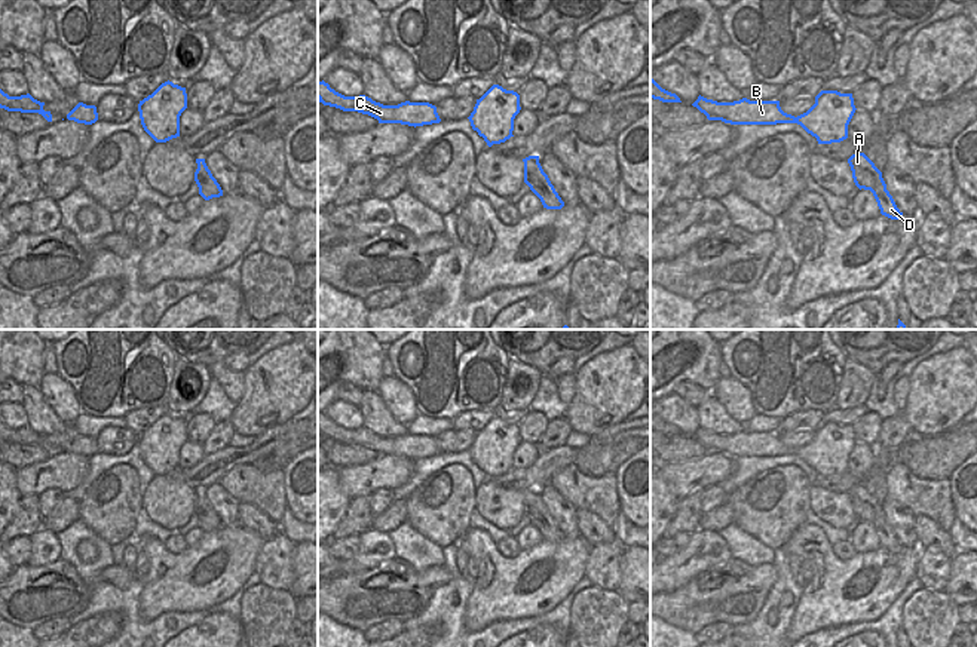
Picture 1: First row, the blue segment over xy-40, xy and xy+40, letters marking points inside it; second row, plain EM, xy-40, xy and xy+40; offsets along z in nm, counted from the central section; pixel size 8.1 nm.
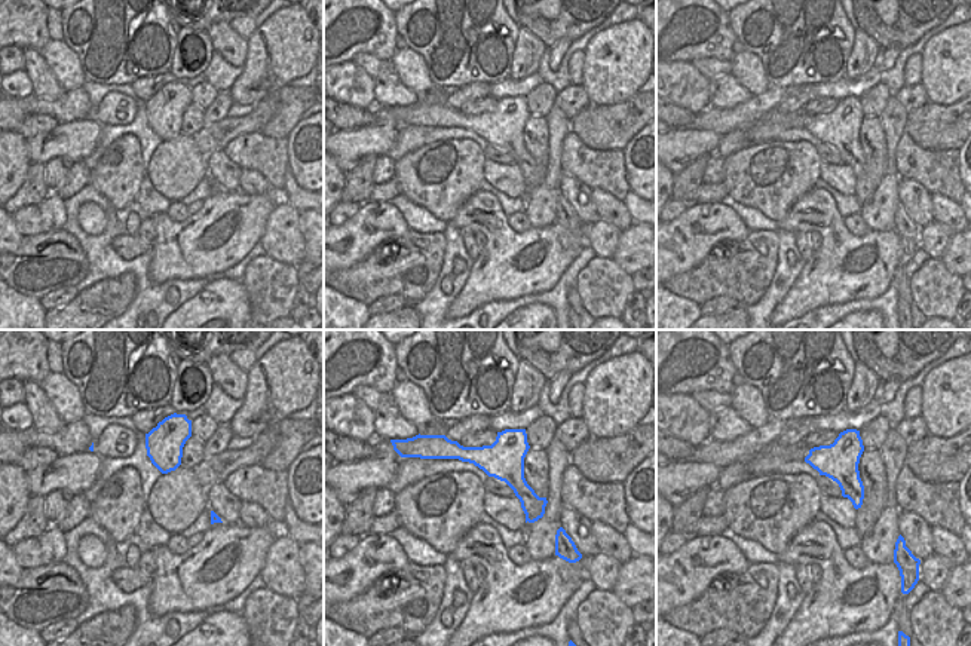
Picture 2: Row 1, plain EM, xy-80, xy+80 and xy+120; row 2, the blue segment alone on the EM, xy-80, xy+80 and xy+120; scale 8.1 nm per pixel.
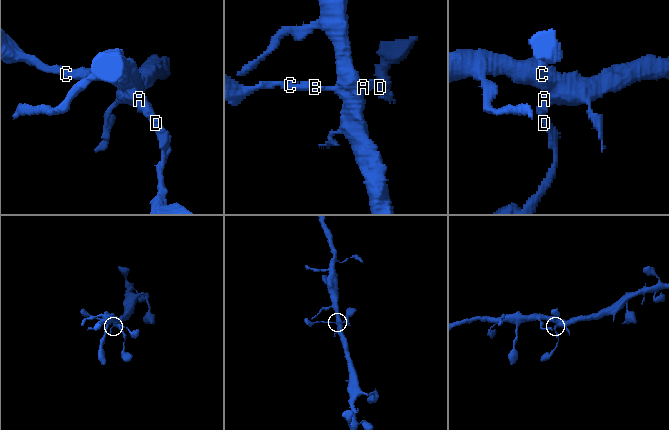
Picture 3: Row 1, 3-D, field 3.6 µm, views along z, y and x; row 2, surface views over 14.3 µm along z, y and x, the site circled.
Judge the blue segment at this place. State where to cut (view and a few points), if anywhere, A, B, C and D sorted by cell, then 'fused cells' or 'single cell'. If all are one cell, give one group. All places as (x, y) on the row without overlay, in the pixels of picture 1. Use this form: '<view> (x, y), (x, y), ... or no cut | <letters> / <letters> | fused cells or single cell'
no cut | A B C D | single cell

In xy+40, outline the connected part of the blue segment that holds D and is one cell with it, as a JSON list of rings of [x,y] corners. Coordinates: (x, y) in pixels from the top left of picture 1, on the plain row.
[[[855,485],[848,491],[852,503],[855,518],[861,522],[870,522],[878,534],[880,546],[891,551],[900,552],[903,545],[897,540],[892,528],[886,522],[886,516],[882,510],[882,505],[875,496],[864,487]]]

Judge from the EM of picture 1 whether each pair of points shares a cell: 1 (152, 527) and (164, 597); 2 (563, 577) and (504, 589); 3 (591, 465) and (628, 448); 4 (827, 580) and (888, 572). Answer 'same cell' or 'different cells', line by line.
1: different cells
2: same cell
3: same cell
4: same cell

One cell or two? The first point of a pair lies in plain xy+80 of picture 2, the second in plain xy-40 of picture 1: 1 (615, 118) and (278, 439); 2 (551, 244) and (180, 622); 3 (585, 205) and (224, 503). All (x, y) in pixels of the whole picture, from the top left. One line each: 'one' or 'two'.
1: two
2: two
3: one

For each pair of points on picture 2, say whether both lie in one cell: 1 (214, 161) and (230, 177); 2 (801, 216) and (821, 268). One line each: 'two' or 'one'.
1: one
2: one

